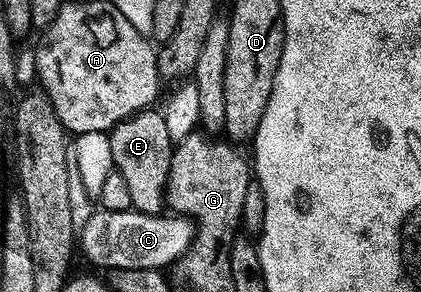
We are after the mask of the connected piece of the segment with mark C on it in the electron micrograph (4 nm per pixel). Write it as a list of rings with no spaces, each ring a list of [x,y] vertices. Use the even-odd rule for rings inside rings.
[[[135,210],[128,212],[96,211],[90,222],[81,230],[85,238],[85,252],[93,264],[108,271],[116,270],[159,270],[176,265],[189,252],[197,236],[197,225],[188,217],[176,214],[151,216]],[[105,238],[105,242],[103,240]],[[105,244],[105,254],[97,254]]]

